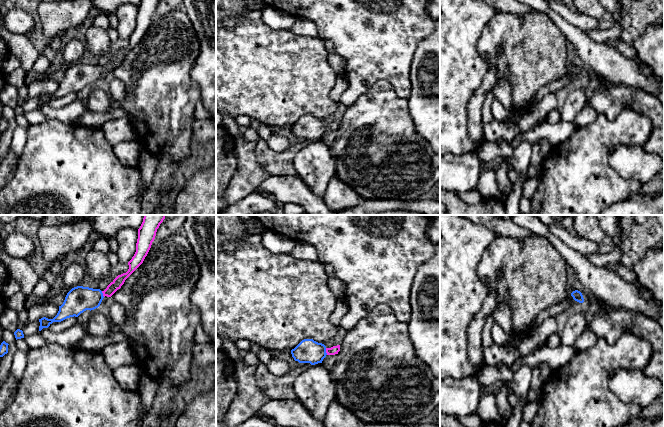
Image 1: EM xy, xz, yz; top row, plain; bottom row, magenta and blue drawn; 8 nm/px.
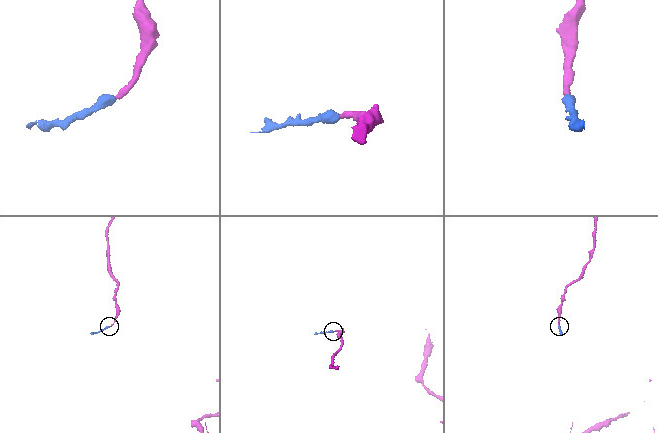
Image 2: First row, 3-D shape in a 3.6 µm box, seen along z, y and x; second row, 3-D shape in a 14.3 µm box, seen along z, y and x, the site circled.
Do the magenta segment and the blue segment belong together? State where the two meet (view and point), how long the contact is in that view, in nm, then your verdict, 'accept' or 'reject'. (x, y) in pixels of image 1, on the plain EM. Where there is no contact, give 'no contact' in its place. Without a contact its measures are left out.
xz (326, 127) | 60 nm | accept

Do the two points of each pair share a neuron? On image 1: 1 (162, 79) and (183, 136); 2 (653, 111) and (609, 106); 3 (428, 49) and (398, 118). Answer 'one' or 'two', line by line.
1: one
2: one
3: two

